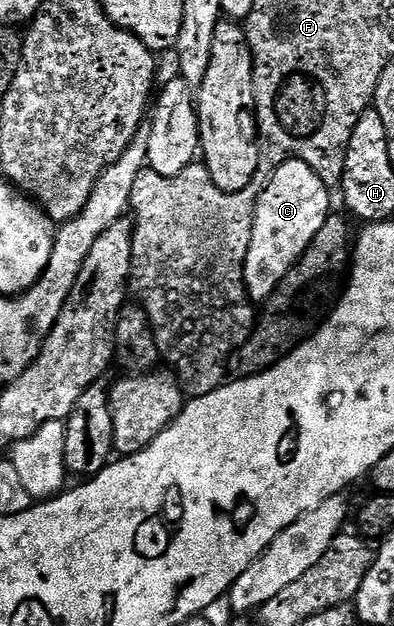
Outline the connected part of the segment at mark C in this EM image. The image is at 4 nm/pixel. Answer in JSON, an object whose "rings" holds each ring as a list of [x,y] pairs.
{"rings":[[[300,159],[287,160],[269,178],[256,201],[253,237],[245,261],[245,289],[253,301],[267,301],[302,253],[318,237],[333,210],[330,188]]]}

